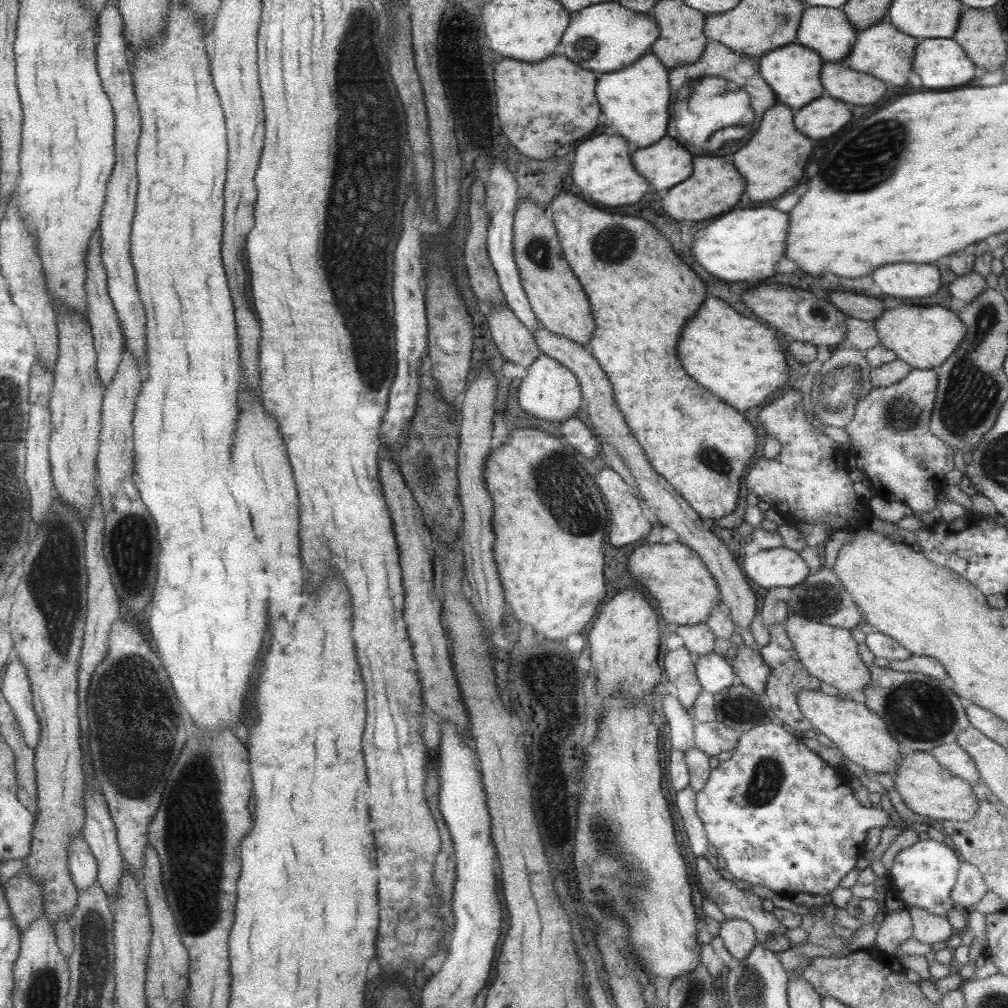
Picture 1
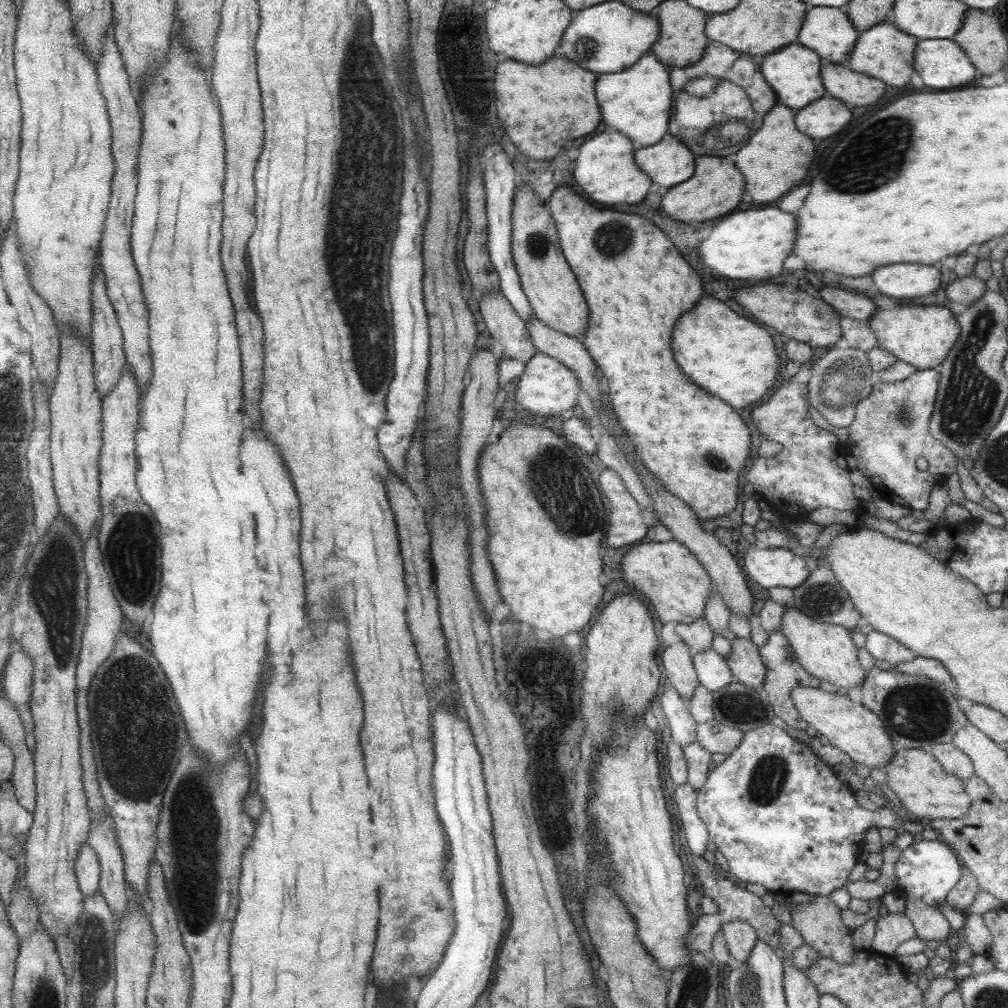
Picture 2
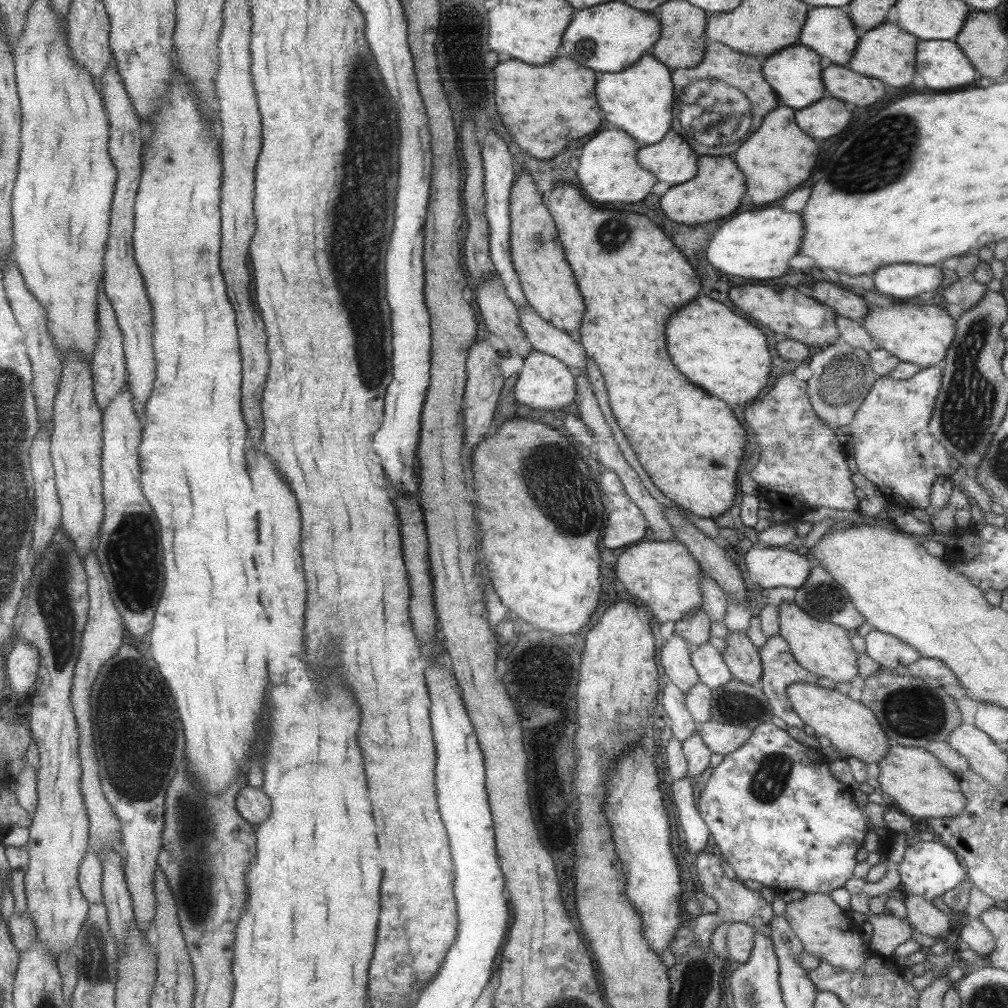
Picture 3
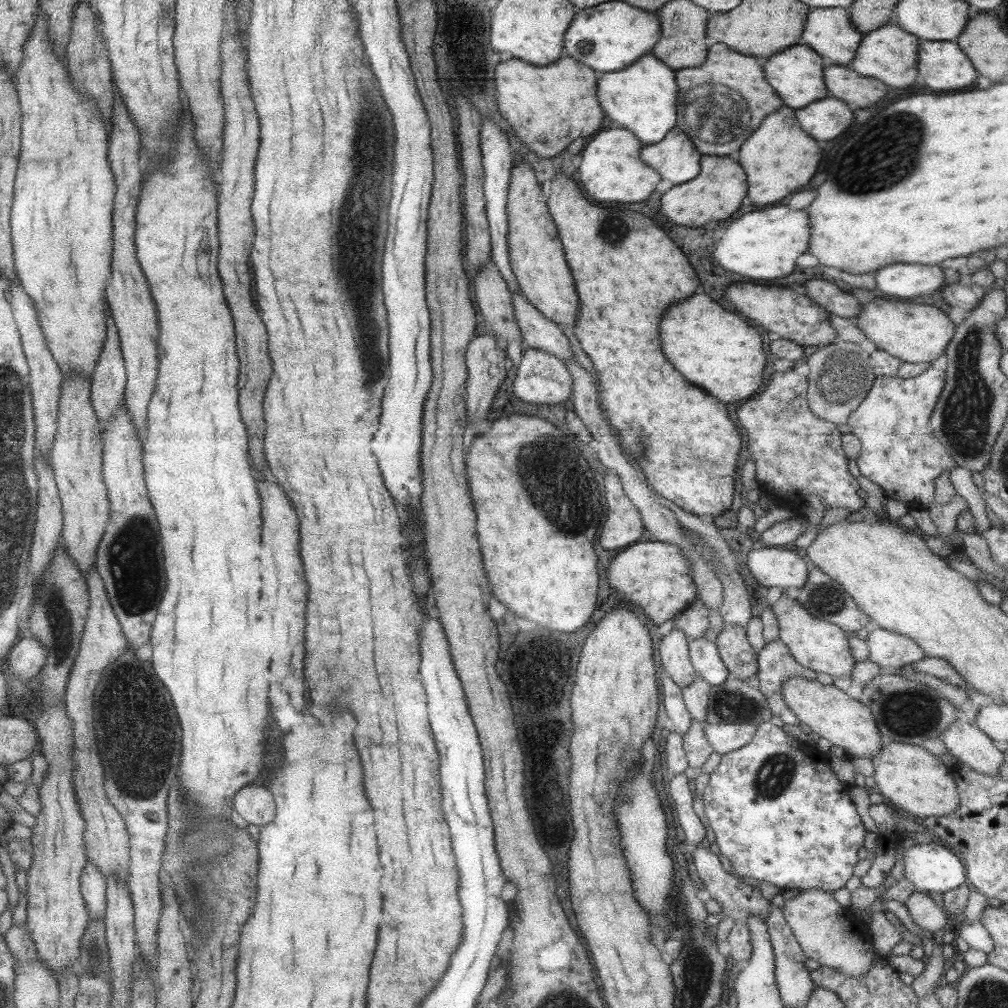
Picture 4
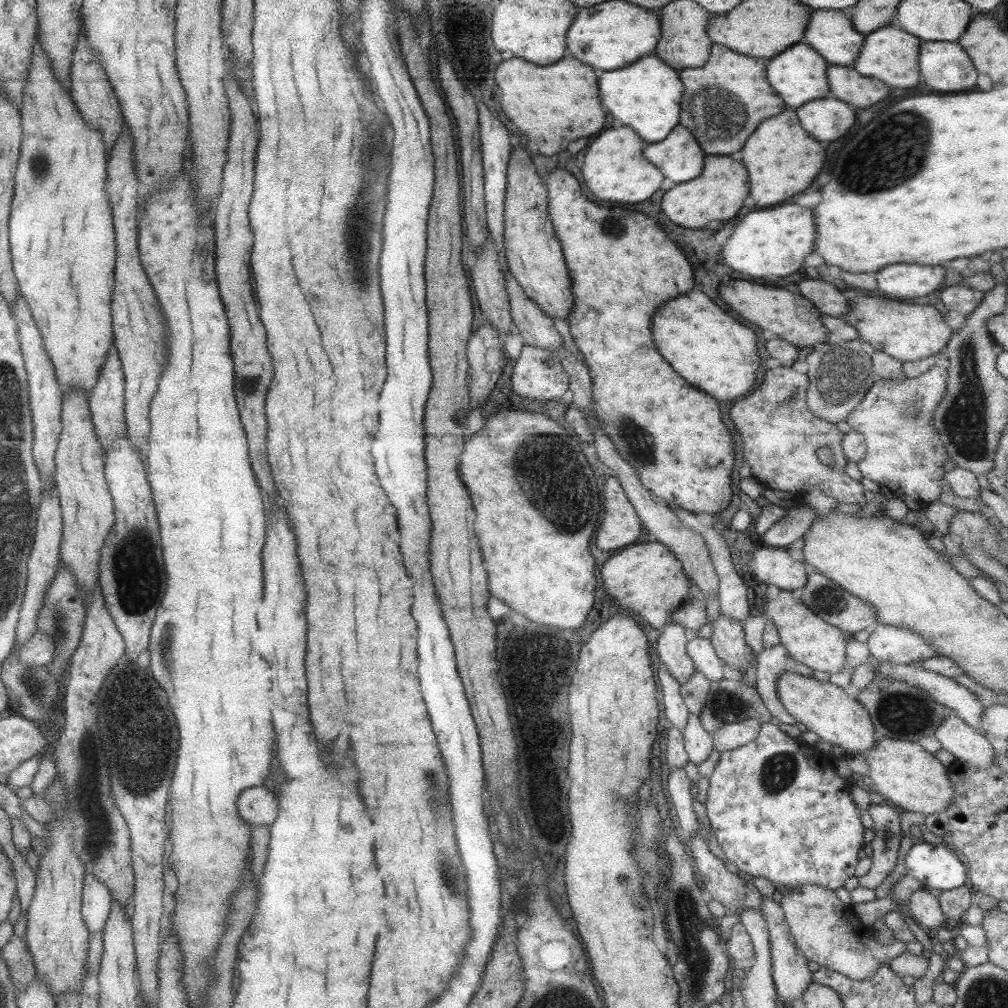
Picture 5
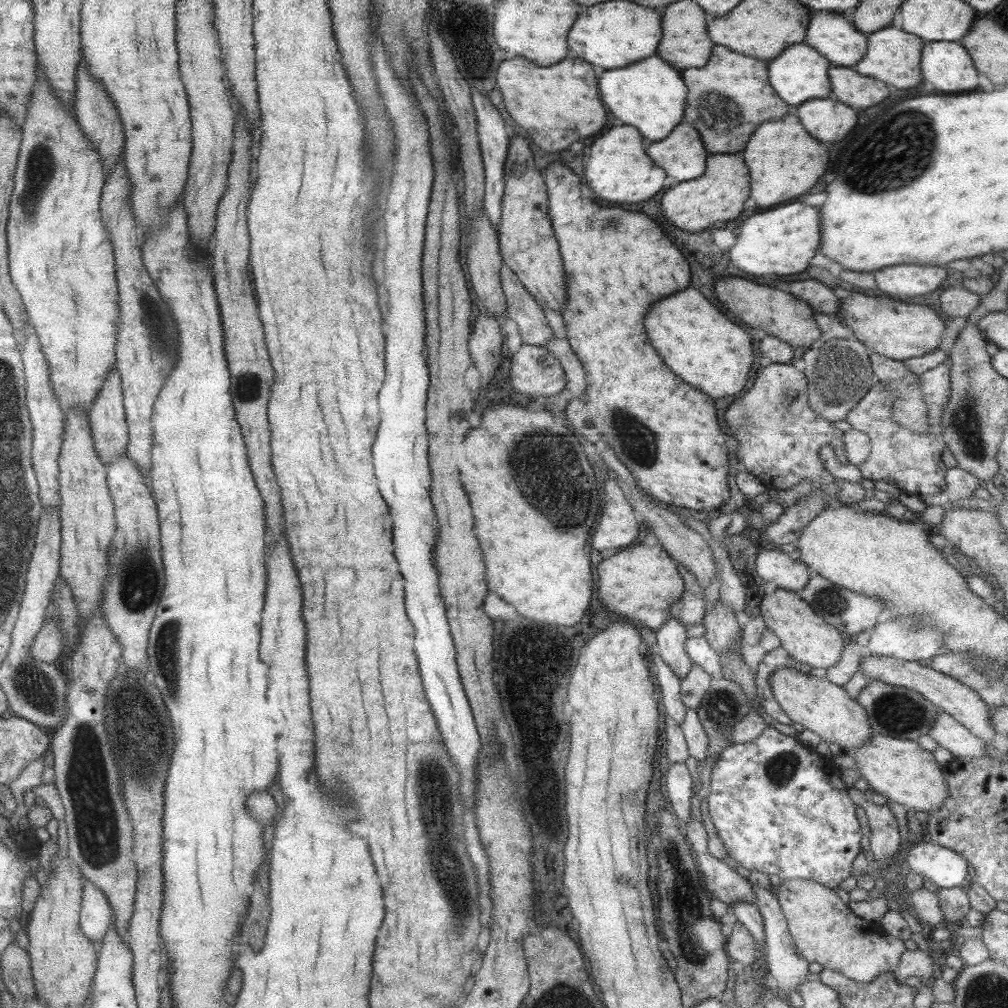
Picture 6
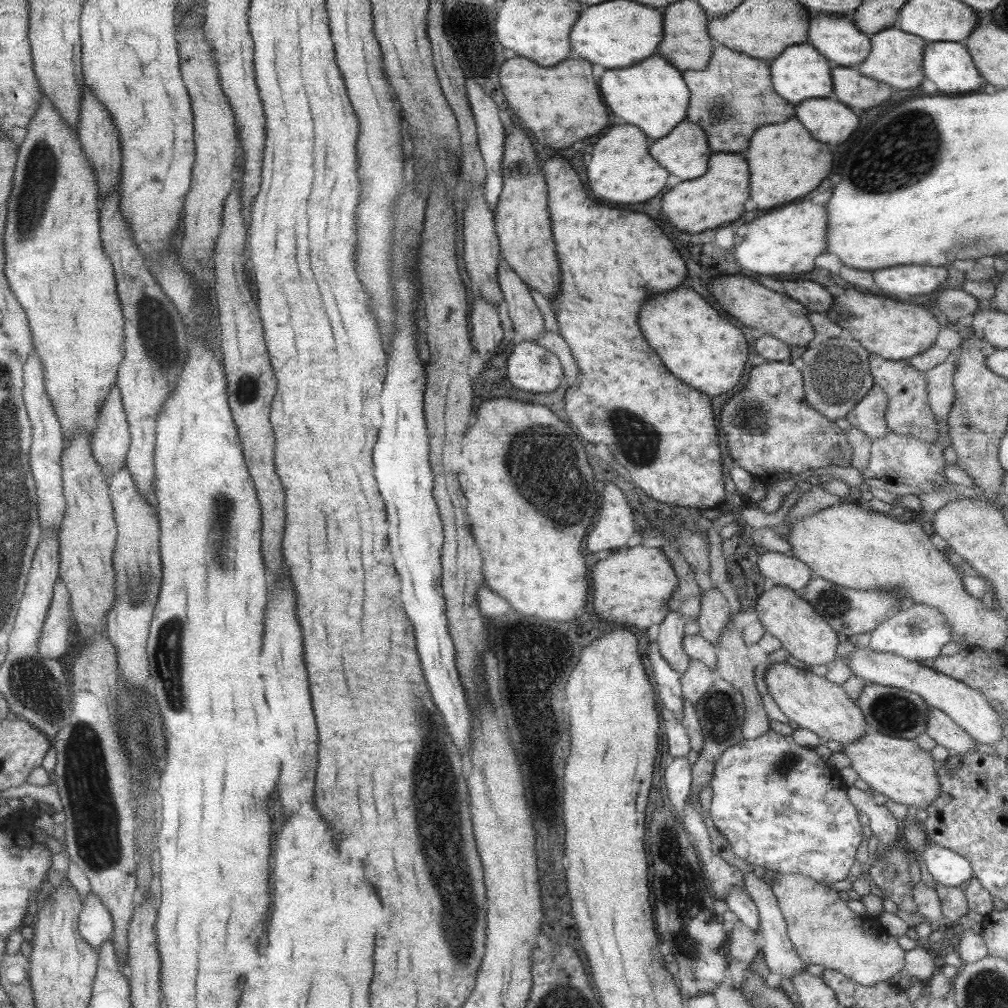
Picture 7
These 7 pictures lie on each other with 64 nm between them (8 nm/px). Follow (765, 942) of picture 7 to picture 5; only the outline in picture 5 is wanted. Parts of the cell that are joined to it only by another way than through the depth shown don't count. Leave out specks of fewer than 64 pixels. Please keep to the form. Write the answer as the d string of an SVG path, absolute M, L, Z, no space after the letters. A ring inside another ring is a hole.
M761 895L759 908L768 930L771 976L774 987L776 988L777 996L781 1002L789 1005L793 999L799 999L803 996L805 987L811 982L811 972L807 966L808 960L803 955L799 954L794 938L784 919L780 903L775 902L771 897Z

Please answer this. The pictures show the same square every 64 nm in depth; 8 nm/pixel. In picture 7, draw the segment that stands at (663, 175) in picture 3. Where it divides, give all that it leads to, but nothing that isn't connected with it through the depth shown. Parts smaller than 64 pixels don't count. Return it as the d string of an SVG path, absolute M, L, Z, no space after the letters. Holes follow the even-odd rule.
M687 119L676 124L663 138L655 140L649 146L649 154L673 176L681 178L681 180L693 180L701 174L707 172L707 158L711 154L709 146L707 146L706 134L700 126L695 126L693 122Z

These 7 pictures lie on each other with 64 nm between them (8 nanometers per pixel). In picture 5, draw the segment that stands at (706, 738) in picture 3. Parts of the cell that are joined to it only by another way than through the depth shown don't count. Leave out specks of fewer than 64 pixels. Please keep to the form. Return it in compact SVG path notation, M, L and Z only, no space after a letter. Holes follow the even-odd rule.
M746 718L736 723L730 723L725 729L713 731L712 741L714 749L719 753L733 750L751 742L759 732L761 723L754 718Z

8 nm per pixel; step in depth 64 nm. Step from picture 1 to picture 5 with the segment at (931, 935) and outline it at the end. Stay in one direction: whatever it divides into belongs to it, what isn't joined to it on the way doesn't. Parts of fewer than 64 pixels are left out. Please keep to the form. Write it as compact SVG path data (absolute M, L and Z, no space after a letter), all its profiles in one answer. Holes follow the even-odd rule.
M925 888L912 892L908 902L909 916L921 929L932 933L943 926L945 915L940 909L938 898L931 895Z

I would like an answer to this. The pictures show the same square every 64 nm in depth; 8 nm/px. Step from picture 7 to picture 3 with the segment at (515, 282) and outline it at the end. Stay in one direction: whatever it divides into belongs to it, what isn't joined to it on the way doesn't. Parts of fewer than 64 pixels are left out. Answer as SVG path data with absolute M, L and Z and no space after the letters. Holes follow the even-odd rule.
M523 305L518 310L519 323L533 350L557 357L568 368L578 368L585 373L584 358L587 357L578 340L574 340L567 332L556 329L539 318L529 306Z

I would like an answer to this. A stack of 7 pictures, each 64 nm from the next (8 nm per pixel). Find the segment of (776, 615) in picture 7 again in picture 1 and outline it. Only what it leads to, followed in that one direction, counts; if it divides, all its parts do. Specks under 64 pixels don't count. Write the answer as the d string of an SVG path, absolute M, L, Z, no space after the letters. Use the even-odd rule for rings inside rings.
M797 613L788 614L782 622L786 635L791 640L793 648L799 657L799 663L811 676L837 688L846 696L853 691L861 691L869 682L870 672L858 654L858 644L852 637L851 630L838 626L829 626L820 622L813 622Z

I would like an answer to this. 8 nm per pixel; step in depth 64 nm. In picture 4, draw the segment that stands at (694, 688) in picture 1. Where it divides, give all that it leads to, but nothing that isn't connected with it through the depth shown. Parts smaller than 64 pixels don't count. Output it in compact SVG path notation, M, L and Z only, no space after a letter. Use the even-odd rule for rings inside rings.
M673 626L661 637L657 646L661 667L680 688L689 685L697 677L689 659L688 641L686 634Z

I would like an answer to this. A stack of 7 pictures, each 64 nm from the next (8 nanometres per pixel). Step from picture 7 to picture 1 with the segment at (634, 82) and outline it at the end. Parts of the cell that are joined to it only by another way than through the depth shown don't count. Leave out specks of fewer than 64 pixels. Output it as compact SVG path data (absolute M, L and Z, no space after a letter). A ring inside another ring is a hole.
M647 54L633 62L631 66L611 72L599 74L595 96L605 116L605 126L611 126L619 136L623 136L629 144L637 148L651 146L667 134L667 118L669 118L669 82L667 82L667 68L661 62Z

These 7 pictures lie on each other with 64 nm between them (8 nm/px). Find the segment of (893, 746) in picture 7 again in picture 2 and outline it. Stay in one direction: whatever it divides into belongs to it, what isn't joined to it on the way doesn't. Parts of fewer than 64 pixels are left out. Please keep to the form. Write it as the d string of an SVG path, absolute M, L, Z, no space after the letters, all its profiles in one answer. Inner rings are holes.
M923 749L895 751L883 769L887 788L895 793L906 812L918 818L922 817L924 823L930 819L961 818L971 806L971 799L965 794L963 781L945 772L930 751Z

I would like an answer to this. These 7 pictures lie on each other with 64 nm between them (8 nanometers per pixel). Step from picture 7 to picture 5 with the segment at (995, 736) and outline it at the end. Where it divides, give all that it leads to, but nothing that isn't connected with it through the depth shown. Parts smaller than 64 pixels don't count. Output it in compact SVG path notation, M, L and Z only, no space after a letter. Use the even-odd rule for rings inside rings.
M877 662L876 664L877 670L874 670L874 672L877 675L889 680L899 680L909 686L916 686L924 690L937 704L954 712L967 726L974 728L979 734L985 734L981 726L984 707L975 699L976 696L968 688L952 681L951 678L944 677L933 671L923 670L918 664L879 664Z

